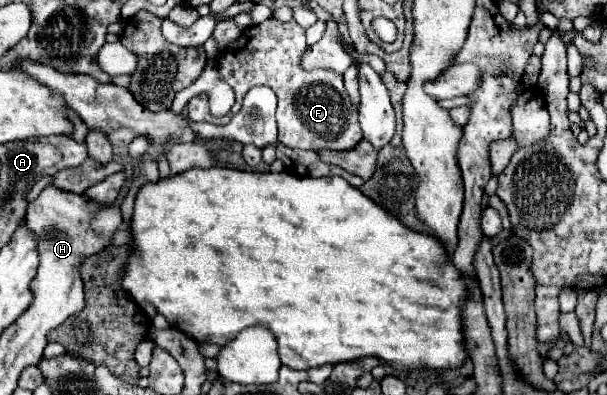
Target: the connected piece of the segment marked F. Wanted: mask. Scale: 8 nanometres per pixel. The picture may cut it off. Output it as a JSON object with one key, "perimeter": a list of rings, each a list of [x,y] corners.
{"perimeter":[[[268,18],[262,24],[246,28],[218,58],[216,66],[220,78],[234,88],[236,106],[232,106],[230,114],[224,118],[214,118],[208,112],[208,96],[200,94],[188,102],[188,118],[194,122],[212,122],[224,124],[230,122],[232,116],[240,110],[240,102],[244,94],[256,86],[266,84],[278,96],[278,142],[288,148],[304,148],[304,150],[350,150],[360,142],[362,130],[358,124],[358,110],[350,104],[350,98],[344,88],[344,78],[328,68],[304,70],[302,56],[306,52],[306,34],[304,28],[294,20],[280,22],[276,18]]]}

